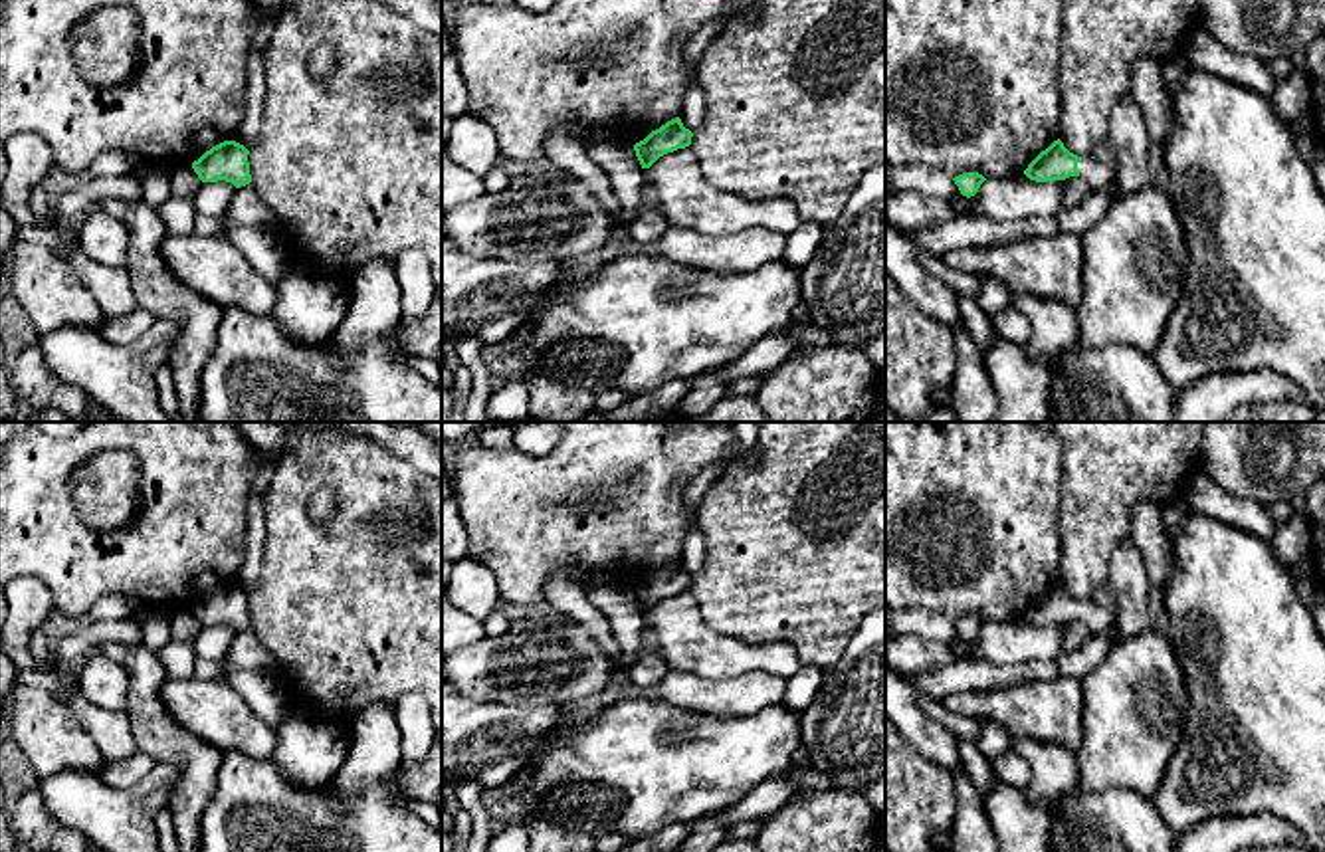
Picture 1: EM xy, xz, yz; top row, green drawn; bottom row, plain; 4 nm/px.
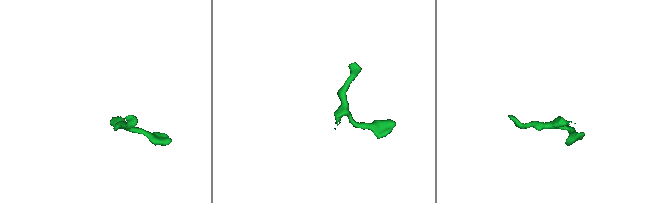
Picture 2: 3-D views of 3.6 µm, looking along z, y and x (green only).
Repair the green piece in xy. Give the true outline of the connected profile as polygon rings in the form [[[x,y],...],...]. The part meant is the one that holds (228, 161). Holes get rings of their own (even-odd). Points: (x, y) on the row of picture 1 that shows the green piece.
[[[224,141],[194,160],[192,168],[202,182],[226,180],[240,188],[252,182],[248,155],[244,145]]]

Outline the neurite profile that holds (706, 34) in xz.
[[[711,20],[709,24],[701,26],[685,44],[683,50],[683,61],[689,71],[693,71],[703,55],[703,52],[709,48],[709,44],[719,34],[719,20]]]

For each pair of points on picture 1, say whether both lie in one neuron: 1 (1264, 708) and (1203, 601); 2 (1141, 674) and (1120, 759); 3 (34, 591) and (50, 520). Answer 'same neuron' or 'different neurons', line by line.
1: same neuron
2: same neuron
3: different neurons

